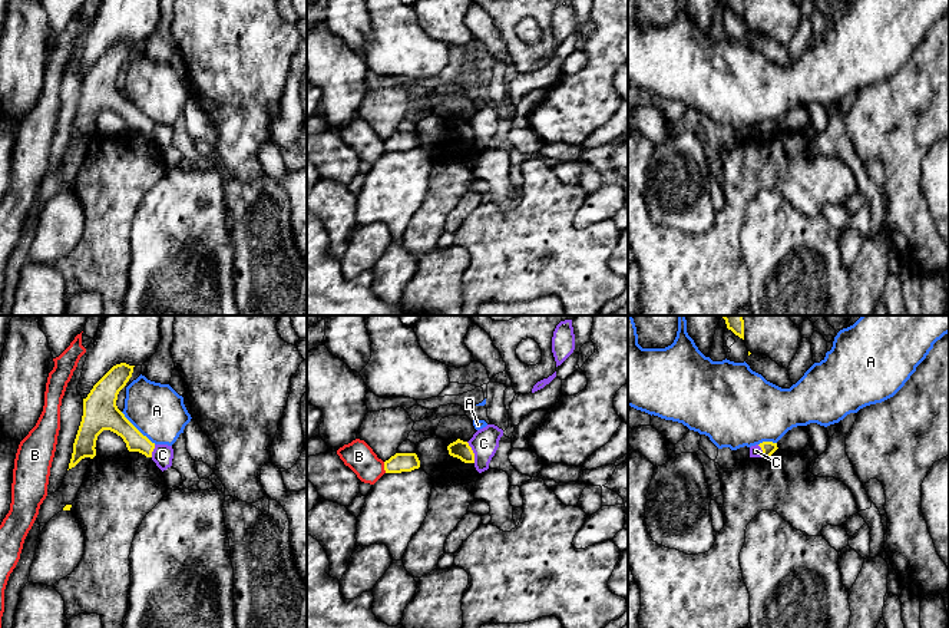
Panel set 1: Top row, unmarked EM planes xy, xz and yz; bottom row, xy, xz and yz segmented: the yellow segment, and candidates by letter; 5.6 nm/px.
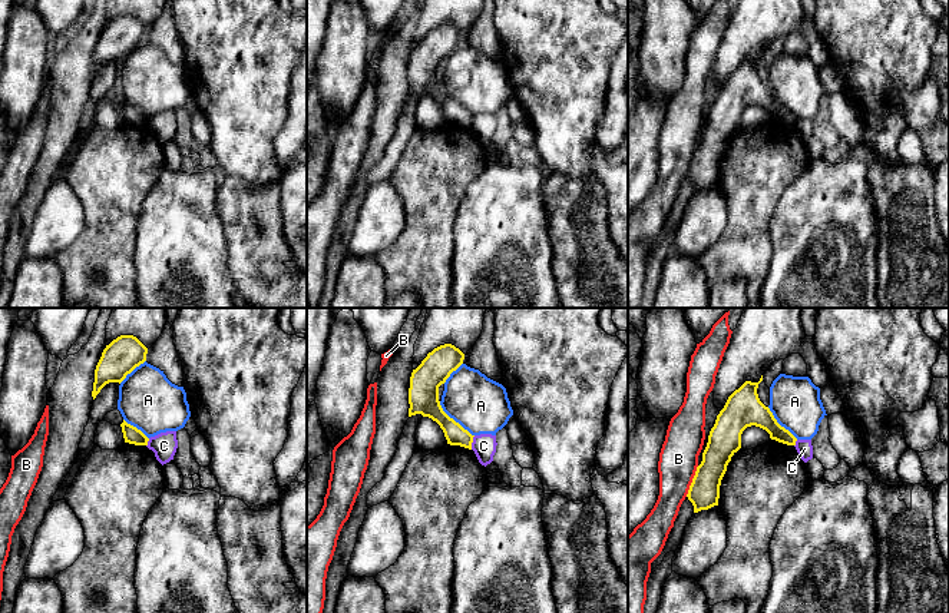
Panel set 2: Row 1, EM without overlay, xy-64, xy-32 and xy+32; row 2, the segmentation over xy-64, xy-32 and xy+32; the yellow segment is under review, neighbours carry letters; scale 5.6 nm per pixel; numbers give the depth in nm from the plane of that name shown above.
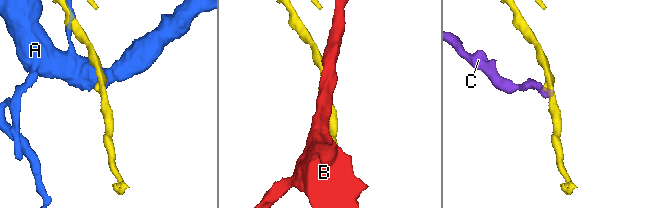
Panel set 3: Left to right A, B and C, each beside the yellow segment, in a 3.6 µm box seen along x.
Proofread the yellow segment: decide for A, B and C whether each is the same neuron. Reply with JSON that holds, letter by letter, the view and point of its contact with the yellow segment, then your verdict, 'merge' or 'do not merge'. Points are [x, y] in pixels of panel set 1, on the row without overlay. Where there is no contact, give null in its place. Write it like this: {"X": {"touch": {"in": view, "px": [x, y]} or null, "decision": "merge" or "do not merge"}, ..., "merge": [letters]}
{"A": {"touch": {"in": "xy", "px": [136, 108]}, "decision": "do not merge"}, "B": {"touch": {"in": "xz", "px": [384, 146]}, "decision": "do not merge"}, "C": {"touch": {"in": "xz", "px": [472, 131]}, "decision": "do not merge"}, "merge": []}

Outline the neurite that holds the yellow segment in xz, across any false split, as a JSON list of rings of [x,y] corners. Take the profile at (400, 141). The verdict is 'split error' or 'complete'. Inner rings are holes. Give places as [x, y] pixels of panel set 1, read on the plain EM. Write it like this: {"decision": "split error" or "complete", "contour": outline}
{"decision": "complete", "contour": [[[396,132],[384,141],[386,152],[411,151],[420,146],[420,139],[416,132]]]}

